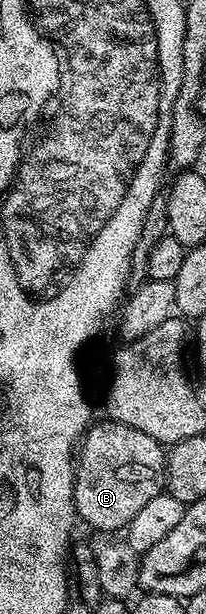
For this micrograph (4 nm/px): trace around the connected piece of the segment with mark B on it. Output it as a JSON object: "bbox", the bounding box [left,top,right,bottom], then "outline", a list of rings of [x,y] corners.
{"bbox":[73,420,167,530],"outline":[[[112,420],[94,421],[86,430],[79,446],[79,457],[75,462],[73,480],[73,503],[77,509],[77,518],[97,530],[121,530],[128,527],[129,522],[137,515],[143,504],[155,500],[165,489],[165,463],[167,450],[160,442],[156,442],[147,432],[139,432],[127,424],[119,424]]]}

